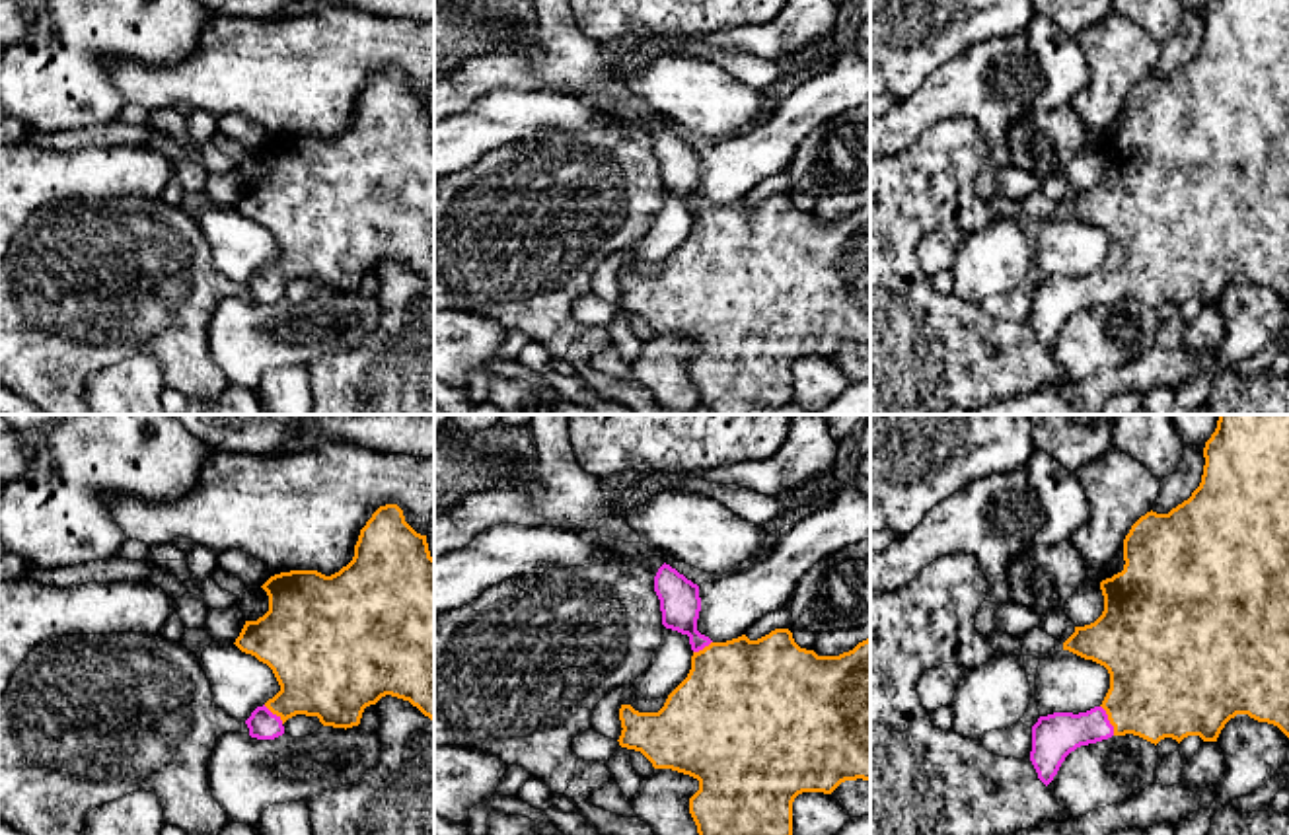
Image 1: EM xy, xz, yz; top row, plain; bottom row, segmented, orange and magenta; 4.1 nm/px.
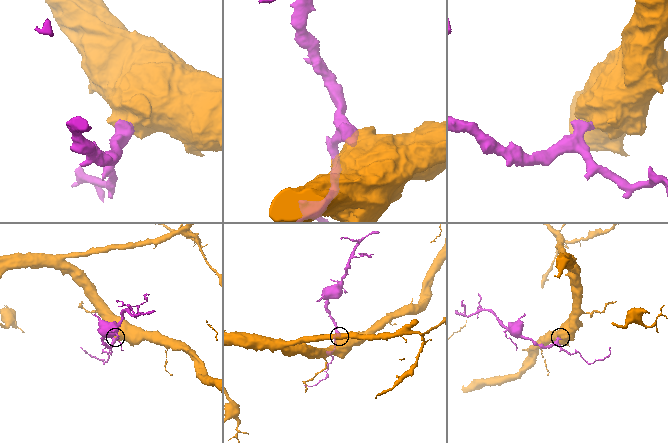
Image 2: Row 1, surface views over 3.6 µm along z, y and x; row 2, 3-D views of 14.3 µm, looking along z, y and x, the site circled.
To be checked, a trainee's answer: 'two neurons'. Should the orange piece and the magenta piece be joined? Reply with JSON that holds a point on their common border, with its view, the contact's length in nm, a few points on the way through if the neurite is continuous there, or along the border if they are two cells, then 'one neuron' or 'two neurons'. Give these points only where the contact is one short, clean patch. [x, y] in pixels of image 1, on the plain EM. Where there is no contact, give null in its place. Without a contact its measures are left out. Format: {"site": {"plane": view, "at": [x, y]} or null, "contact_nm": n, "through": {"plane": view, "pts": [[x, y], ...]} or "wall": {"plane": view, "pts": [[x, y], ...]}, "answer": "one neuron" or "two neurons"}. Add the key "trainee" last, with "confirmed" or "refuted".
{"site": {"plane": "yz", "at": [1108, 283]}, "contact_nm": 140, "through": {"plane": "yz", "pts": [[1159, 250], [1145, 263], [1108, 283], [1054, 300]]}, "answer": "one neuron", "trainee": "refuted"}

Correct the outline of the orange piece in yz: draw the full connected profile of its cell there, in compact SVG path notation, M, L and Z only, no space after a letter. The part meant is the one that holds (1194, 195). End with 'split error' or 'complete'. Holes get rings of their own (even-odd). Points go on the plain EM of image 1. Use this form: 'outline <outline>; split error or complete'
outline M1211 0L1205 6L1203 21L1201 47L1188 64L1168 78L1151 74L1131 90L1123 103L1123 134L1100 146L1104 160L1102 179L1090 189L1075 191L1075 197L1063 206L1063 214L1104 230L1110 237L1110 253L1100 271L1079 278L1053 276L1040 280L1032 290L1030 325L1046 350L1071 315L1112 300L1133 298L1155 309L1164 302L1180 308L1188 300L1217 306L1231 282L1248 278L1258 286L1277 290L1289 302L1289 0Z; split error

